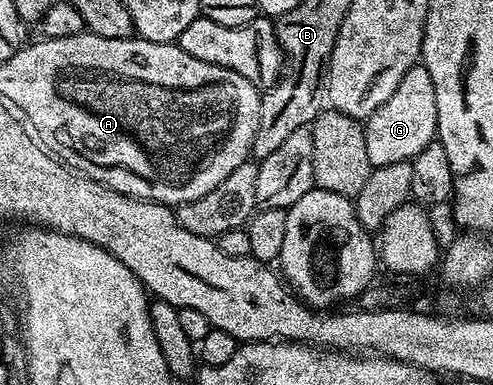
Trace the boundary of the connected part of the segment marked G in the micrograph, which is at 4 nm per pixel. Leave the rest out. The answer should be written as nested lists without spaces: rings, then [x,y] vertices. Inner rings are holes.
[[[424,64],[412,66],[399,80],[399,88],[375,108],[370,118],[364,119],[367,140],[367,160],[370,167],[412,162],[437,136],[437,109],[435,108],[435,84],[431,84],[431,72]]]

